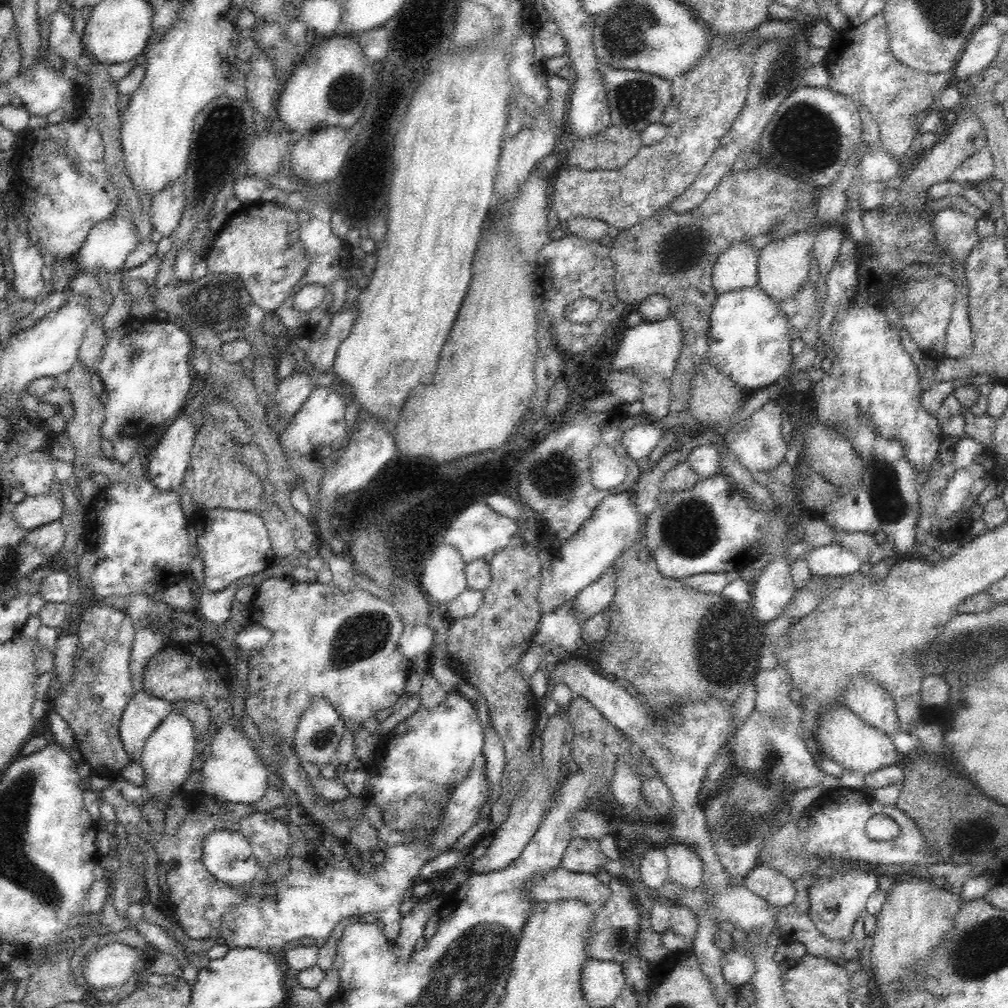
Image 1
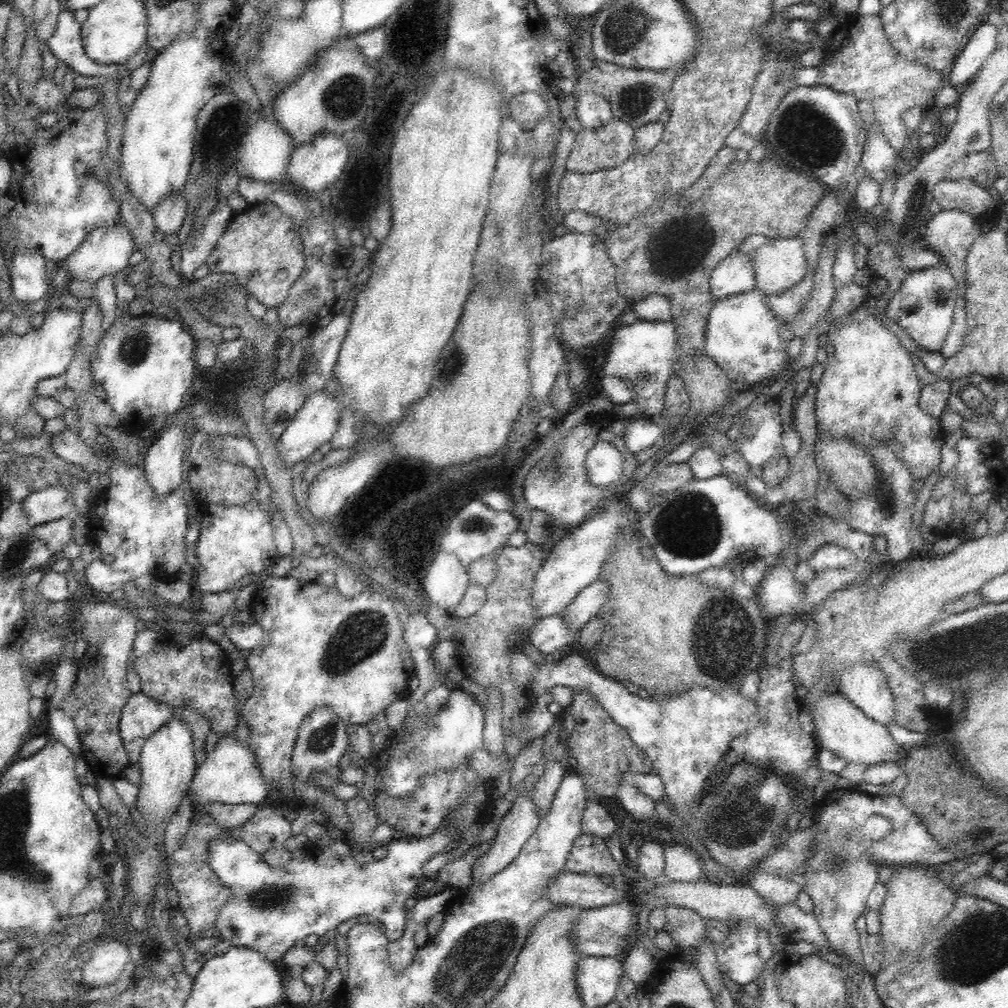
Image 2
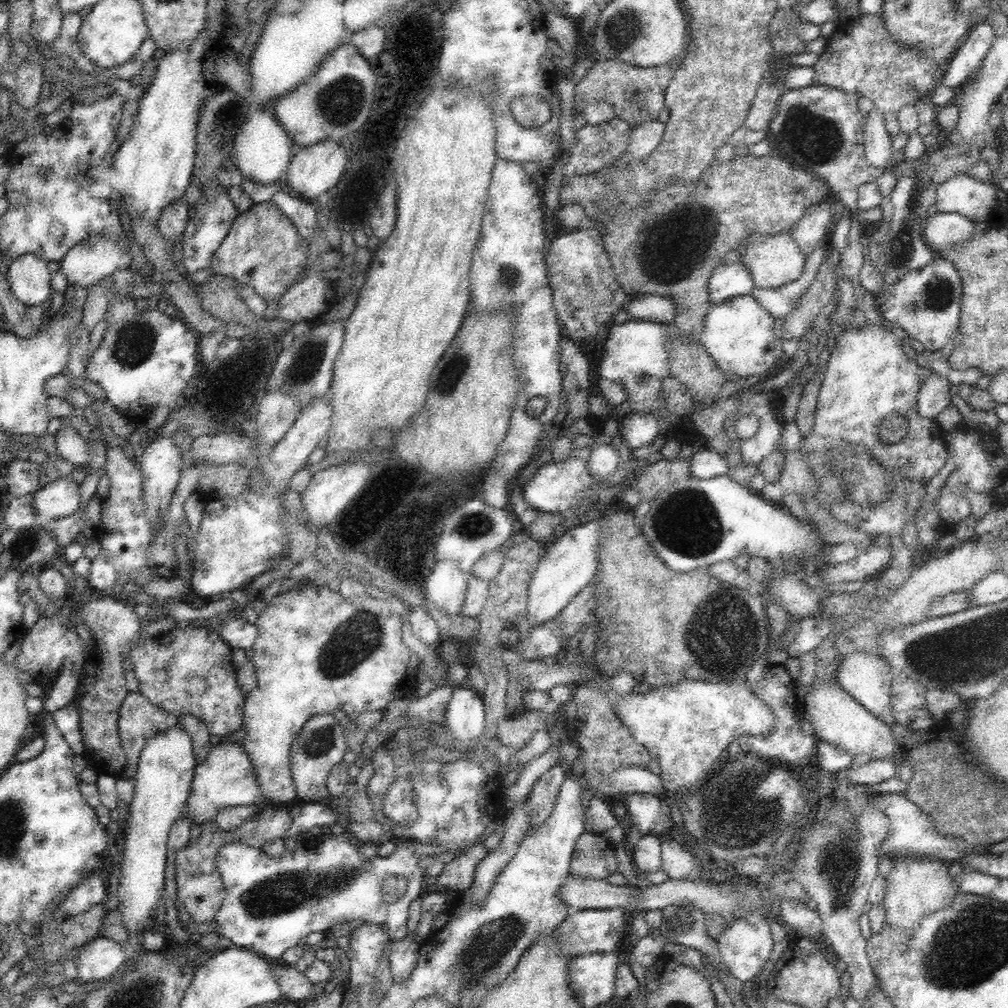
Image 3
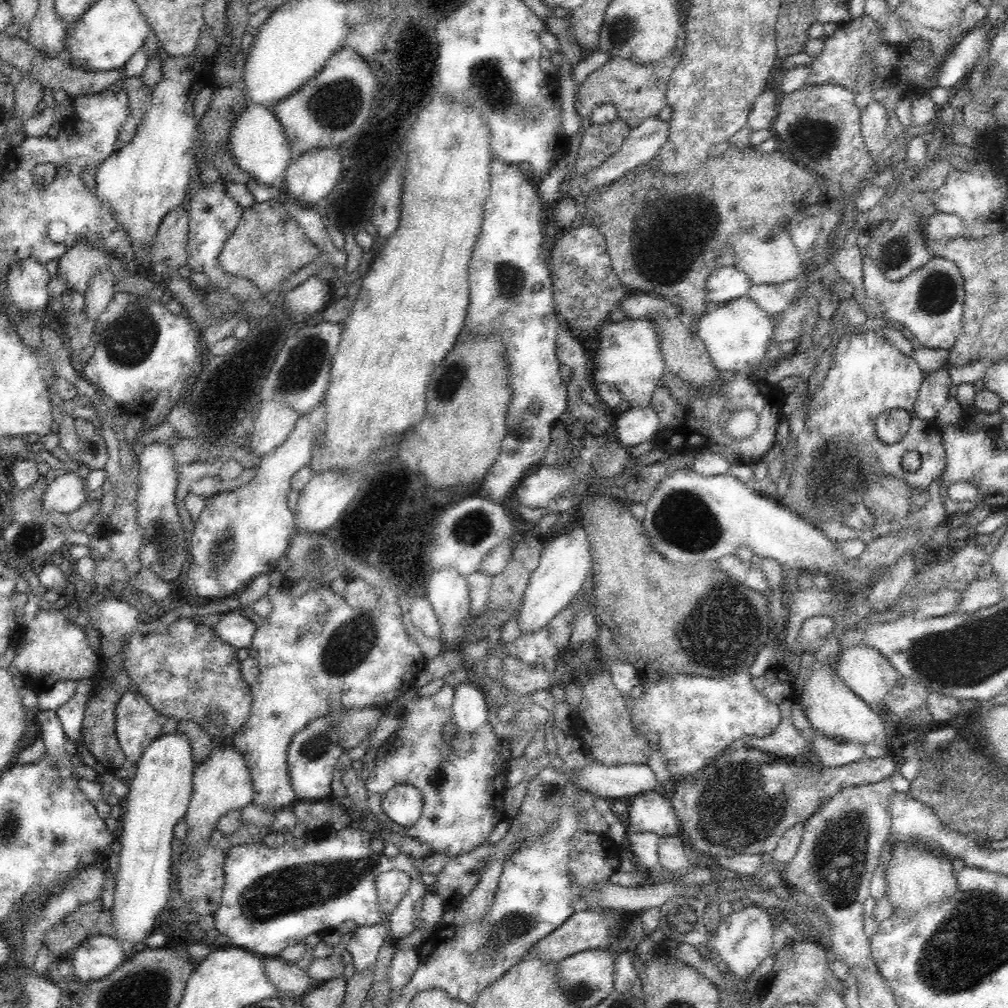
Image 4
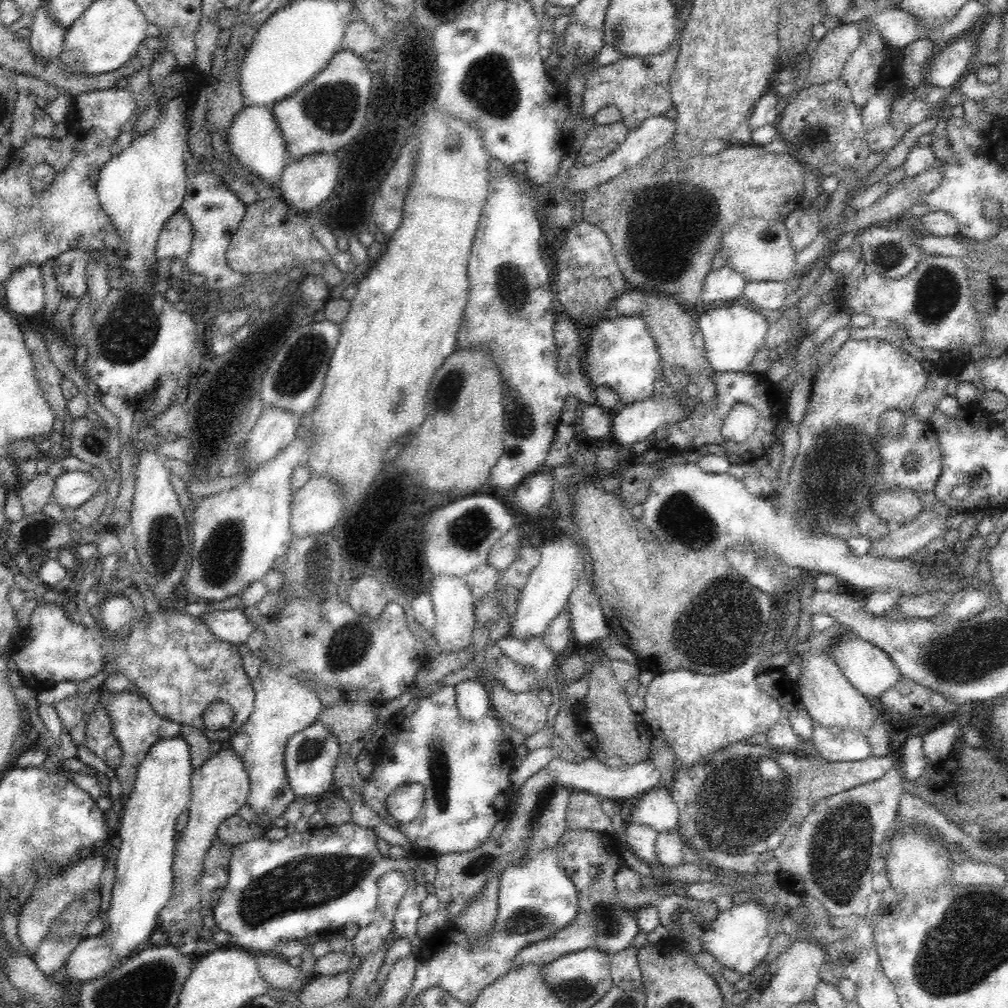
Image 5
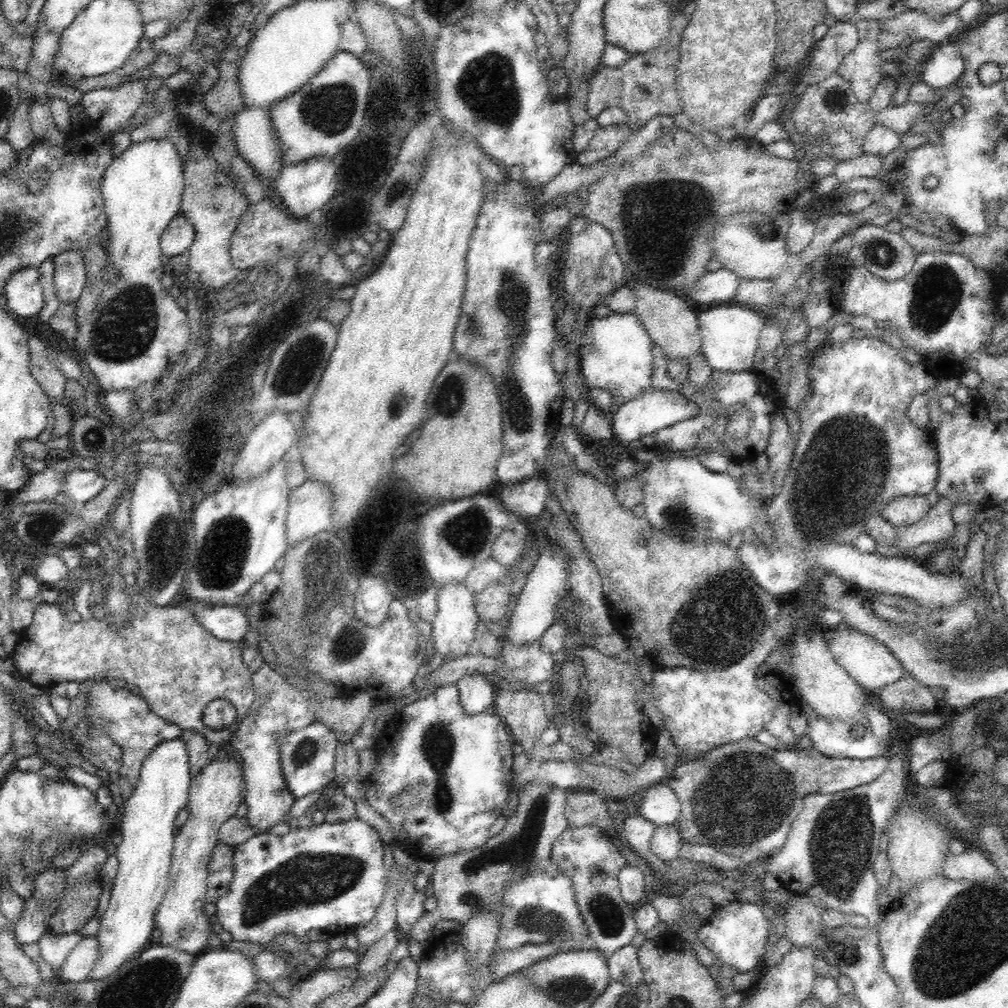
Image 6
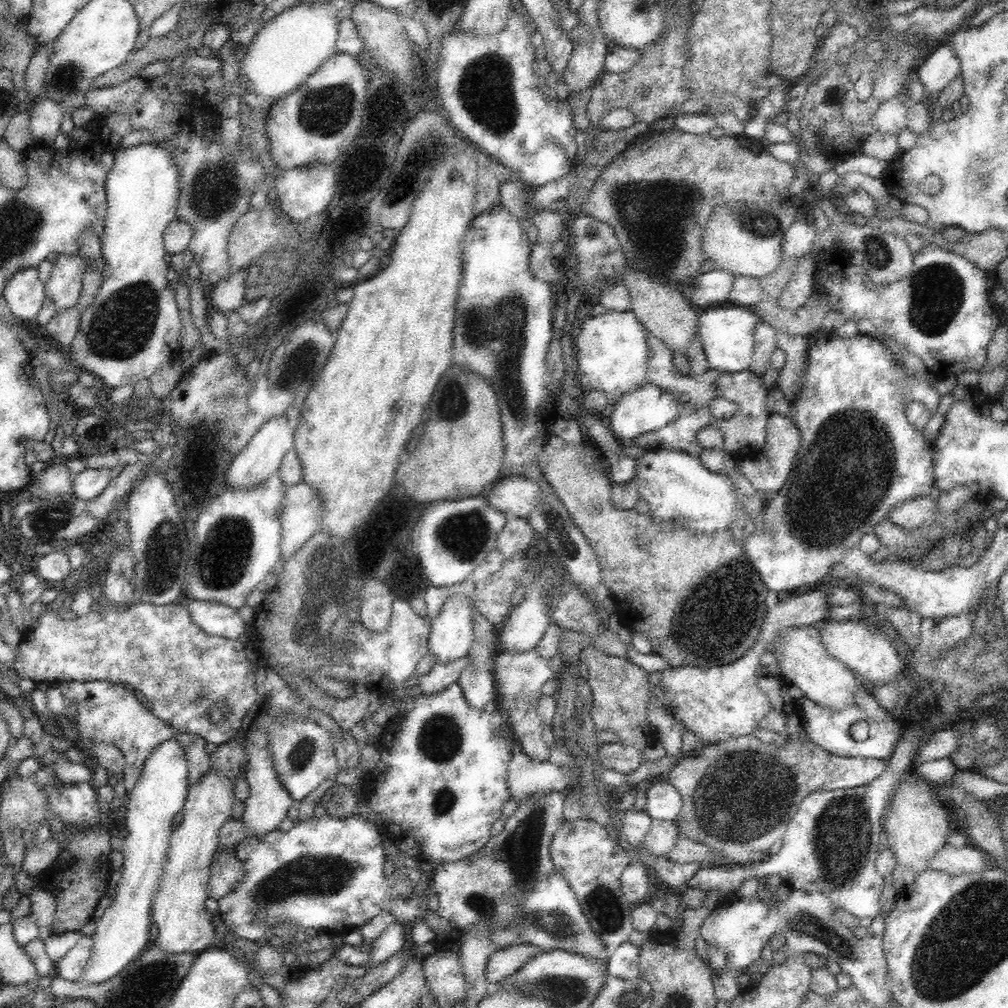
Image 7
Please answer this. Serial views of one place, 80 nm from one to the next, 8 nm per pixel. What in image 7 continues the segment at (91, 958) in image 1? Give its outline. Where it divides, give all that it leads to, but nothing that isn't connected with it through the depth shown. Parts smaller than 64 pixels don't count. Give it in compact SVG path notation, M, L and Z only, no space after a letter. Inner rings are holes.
M82 935L78 943L54 964L55 974L58 974L64 980L78 980L80 974L84 972L84 966L88 964L92 948L93 941L91 936Z

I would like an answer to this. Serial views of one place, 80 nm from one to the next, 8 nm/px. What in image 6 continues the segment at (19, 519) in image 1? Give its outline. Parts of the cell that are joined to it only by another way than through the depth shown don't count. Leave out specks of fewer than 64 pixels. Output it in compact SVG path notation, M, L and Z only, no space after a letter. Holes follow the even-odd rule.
M96 470L66 472L60 500L67 505L88 502L104 488L105 480L104 475Z

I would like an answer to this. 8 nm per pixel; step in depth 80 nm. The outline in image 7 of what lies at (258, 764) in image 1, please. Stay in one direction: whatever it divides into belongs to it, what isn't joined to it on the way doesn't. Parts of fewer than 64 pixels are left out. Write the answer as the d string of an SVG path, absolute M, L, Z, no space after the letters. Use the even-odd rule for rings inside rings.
M211 768L201 779L189 785L181 810L184 817L172 830L162 881L153 901L152 920L159 934L151 946L168 953L197 955L216 940L215 927L212 925L213 912L210 914L206 910L205 902L209 898L212 856L219 850L219 830L230 819L234 800L234 782L216 769Z

